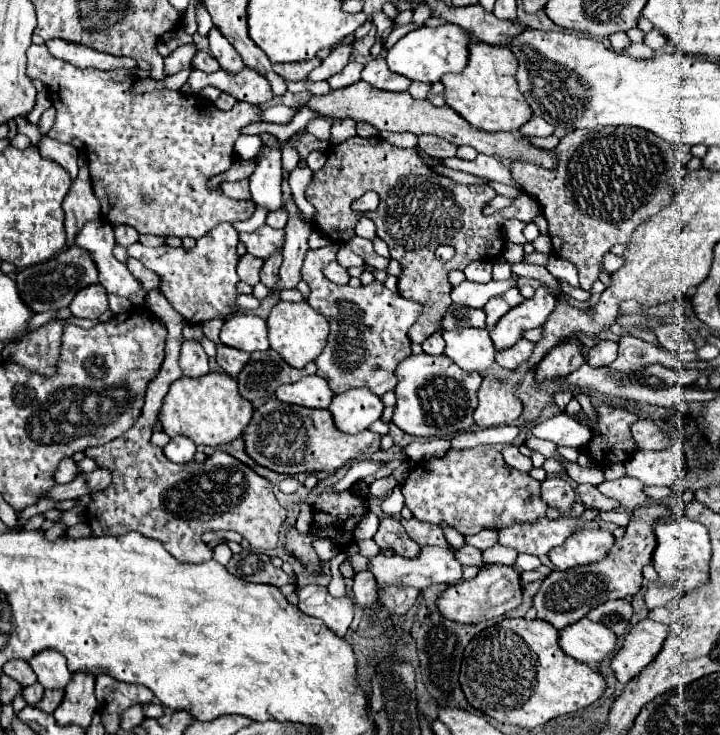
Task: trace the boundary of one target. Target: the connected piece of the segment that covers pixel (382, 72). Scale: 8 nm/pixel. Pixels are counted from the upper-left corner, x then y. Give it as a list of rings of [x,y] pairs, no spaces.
[[[382,57],[372,59],[364,71],[362,71],[362,81],[370,83],[376,89],[384,89],[384,91],[406,91],[410,87],[410,79],[402,77],[402,75],[394,75],[388,67],[386,61]]]

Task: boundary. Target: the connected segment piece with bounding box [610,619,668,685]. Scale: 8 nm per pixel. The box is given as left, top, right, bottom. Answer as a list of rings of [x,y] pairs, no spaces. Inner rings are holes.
[[[644,619],[636,623],[626,635],[622,649],[610,661],[610,669],[618,683],[626,685],[630,679],[640,675],[644,667],[660,653],[662,643],[668,635],[668,625]]]

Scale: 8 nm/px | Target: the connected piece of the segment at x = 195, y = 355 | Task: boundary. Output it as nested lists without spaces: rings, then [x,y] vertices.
[[[184,341],[182,353],[180,353],[180,367],[186,377],[194,377],[194,379],[202,377],[210,371],[208,369],[208,355],[204,353],[200,343]]]

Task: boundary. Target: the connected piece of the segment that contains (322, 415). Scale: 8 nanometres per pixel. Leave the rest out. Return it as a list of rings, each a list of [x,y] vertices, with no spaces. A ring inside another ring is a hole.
[[[268,399],[260,405],[246,429],[242,431],[246,445],[246,455],[258,465],[272,469],[276,473],[298,475],[298,473],[334,473],[346,463],[370,457],[380,451],[380,435],[372,431],[362,431],[356,435],[342,435],[332,427],[330,413],[326,409],[308,409],[300,405],[288,405],[278,399]]]

